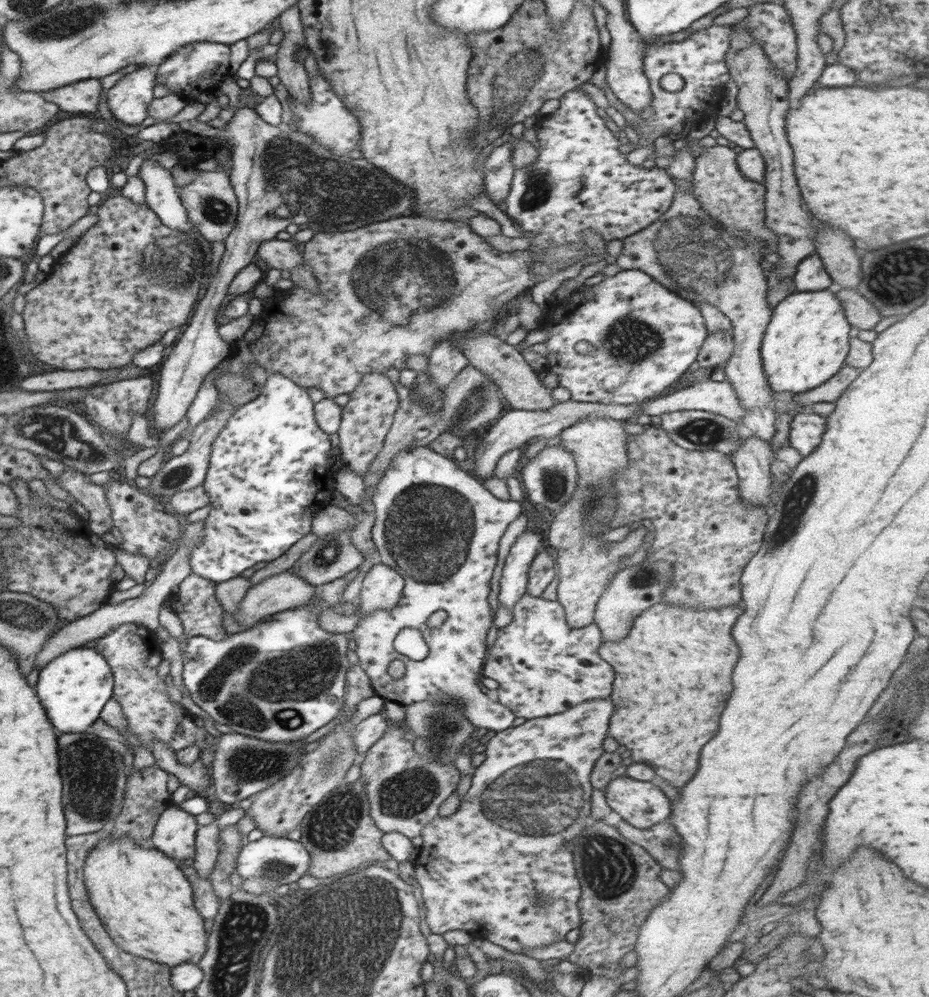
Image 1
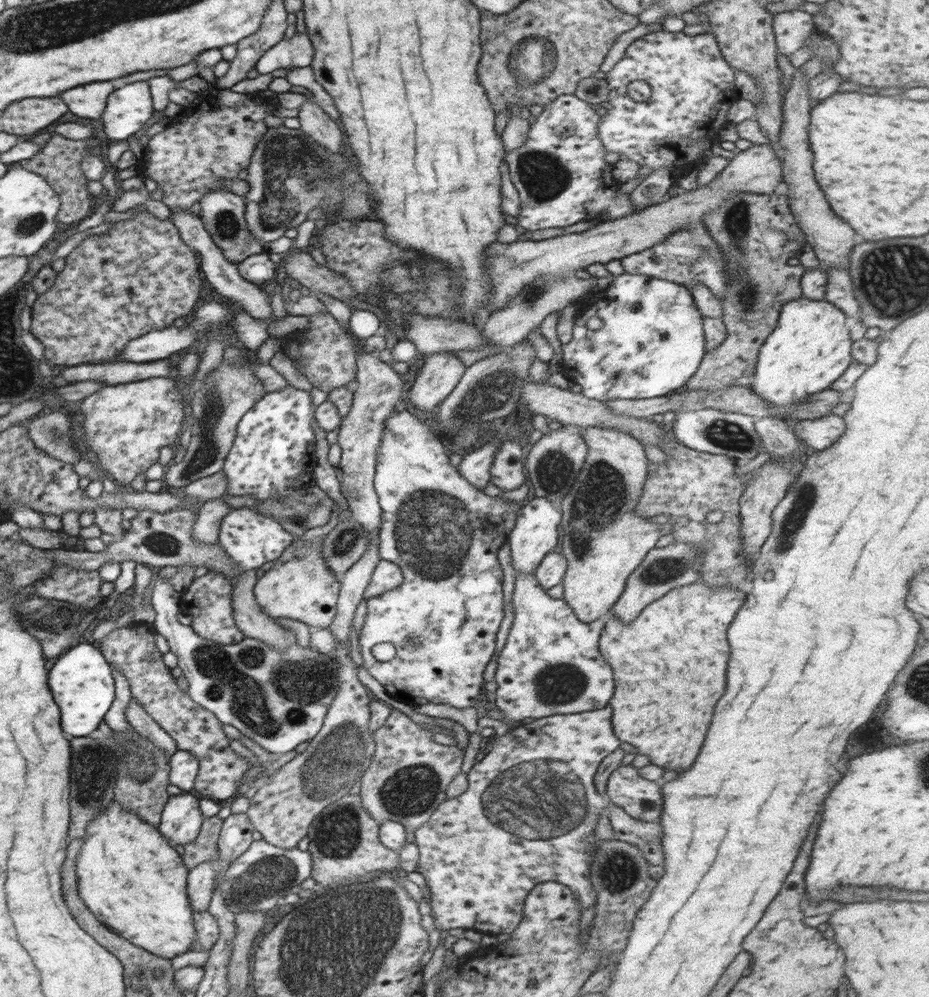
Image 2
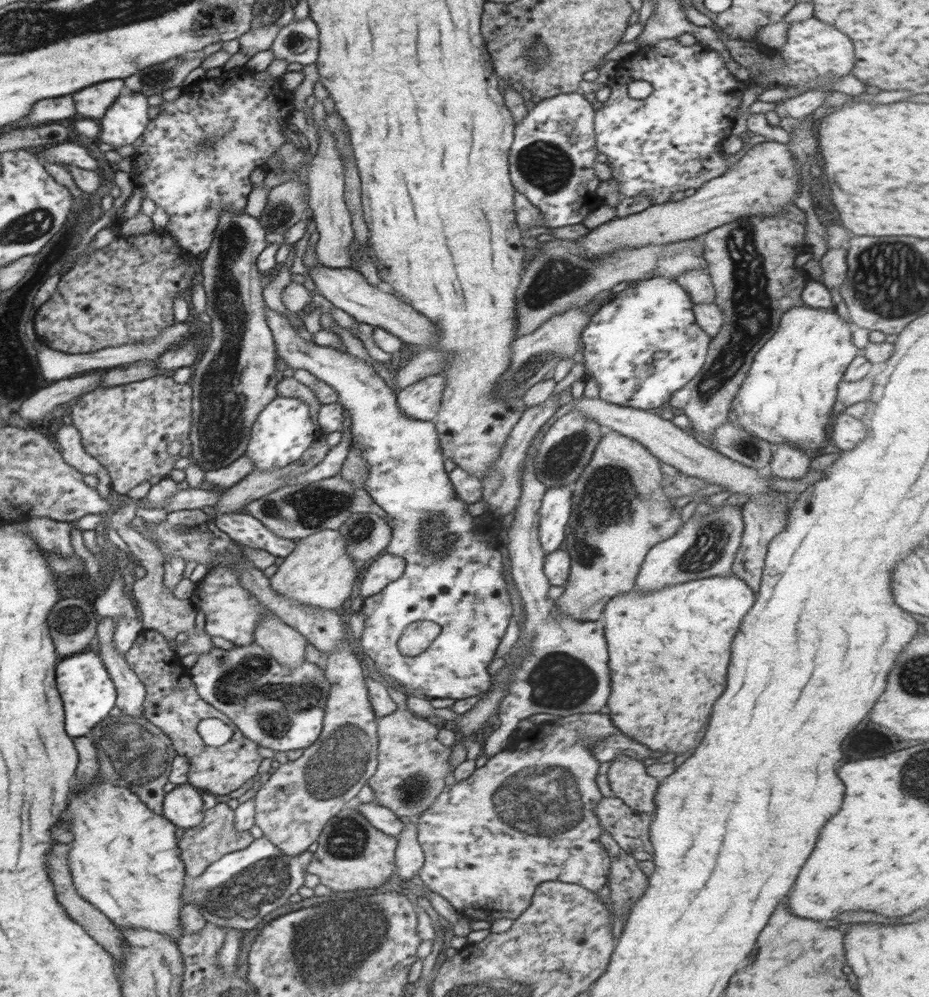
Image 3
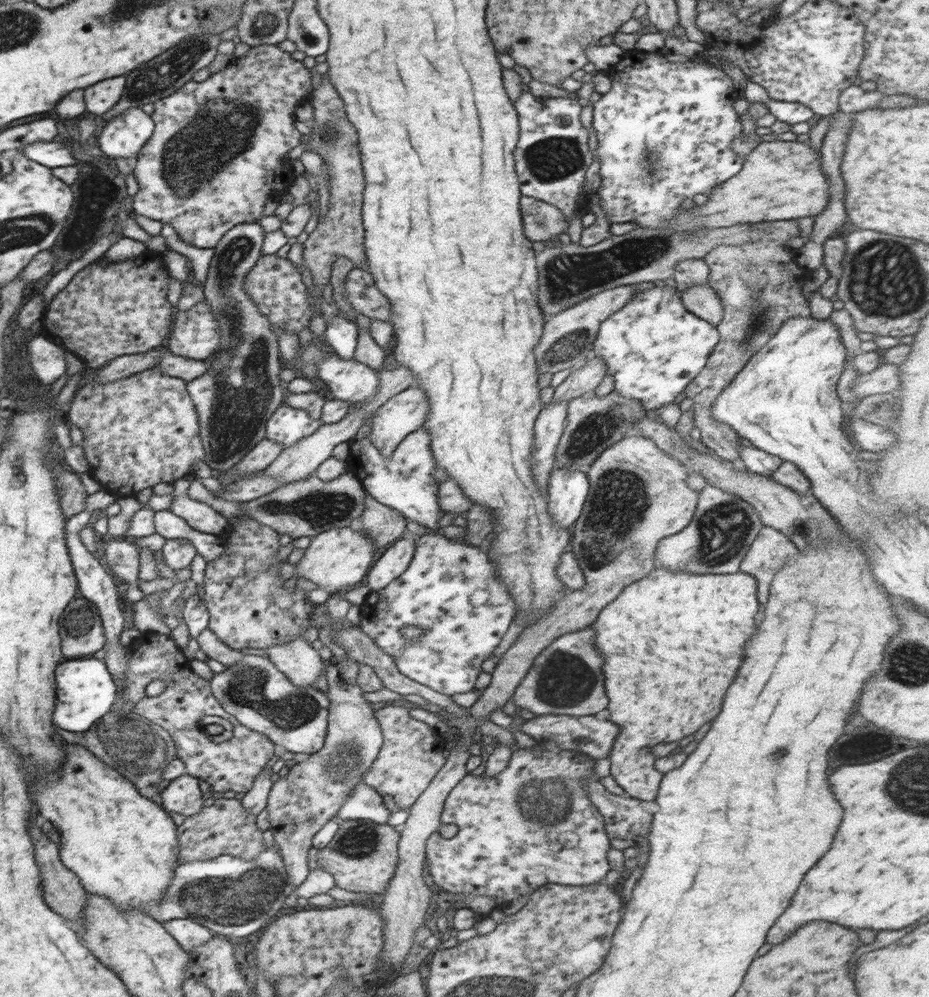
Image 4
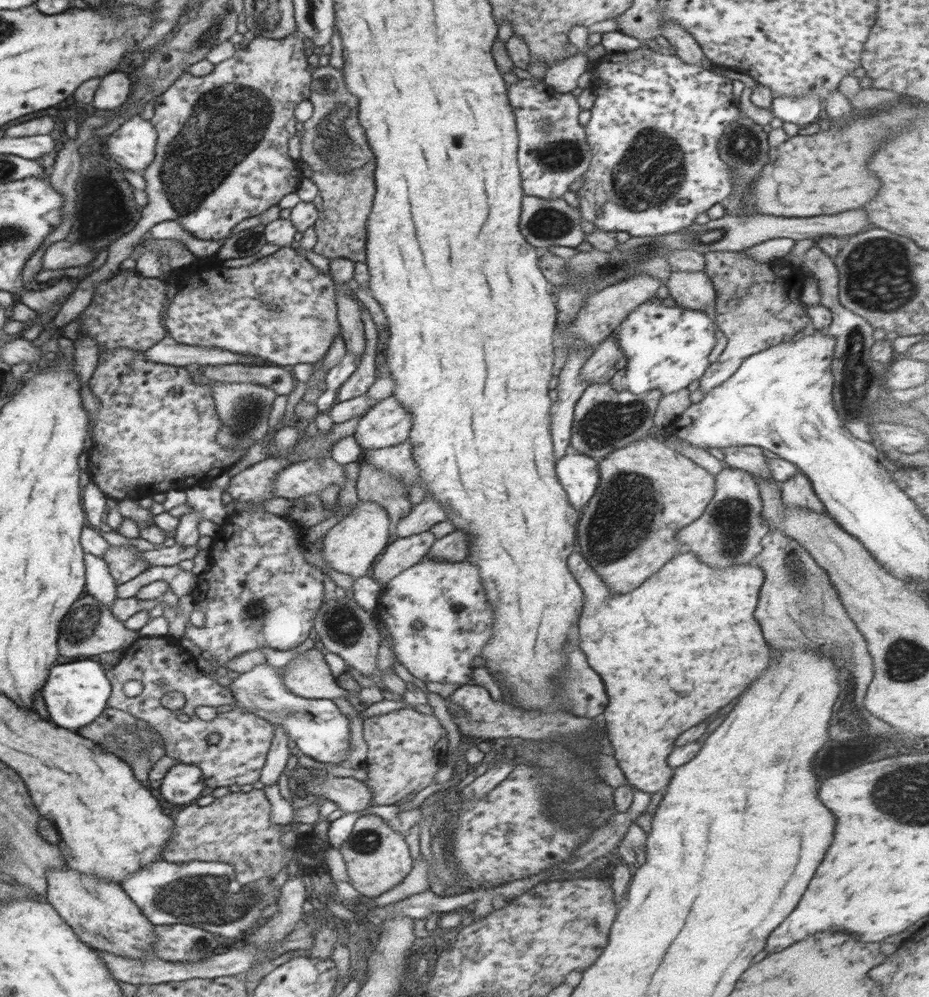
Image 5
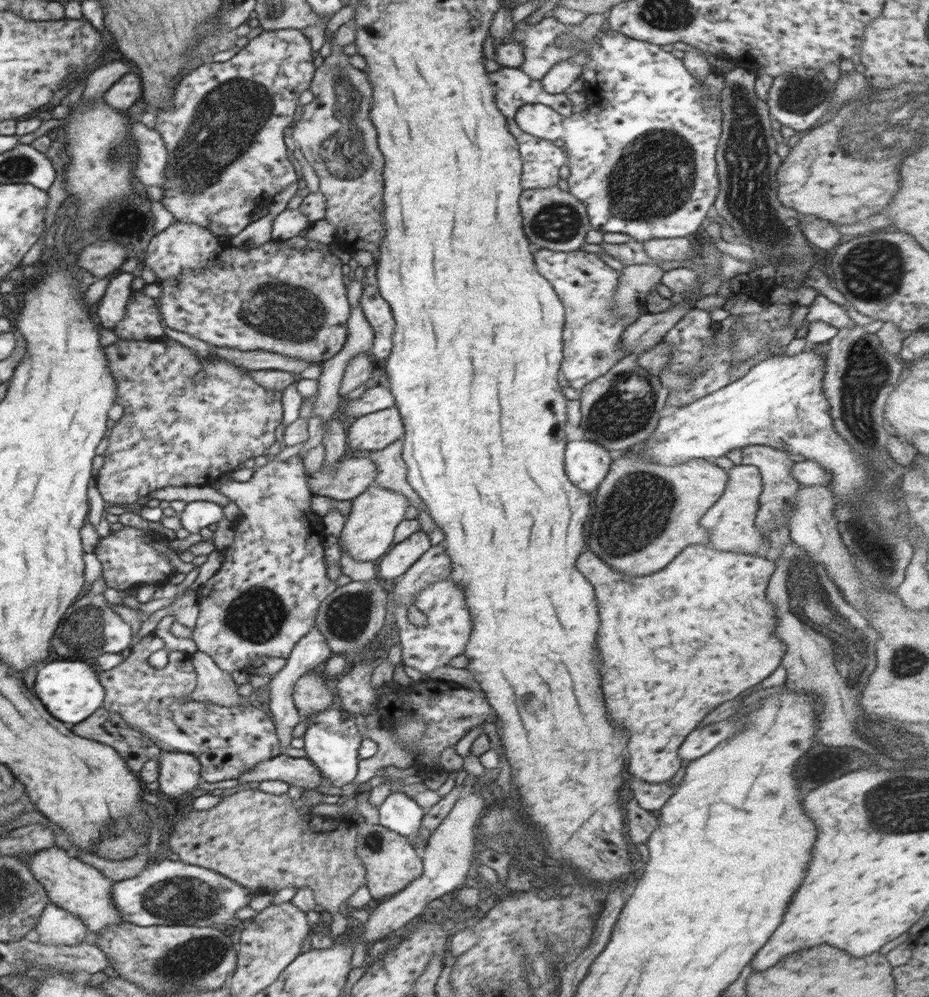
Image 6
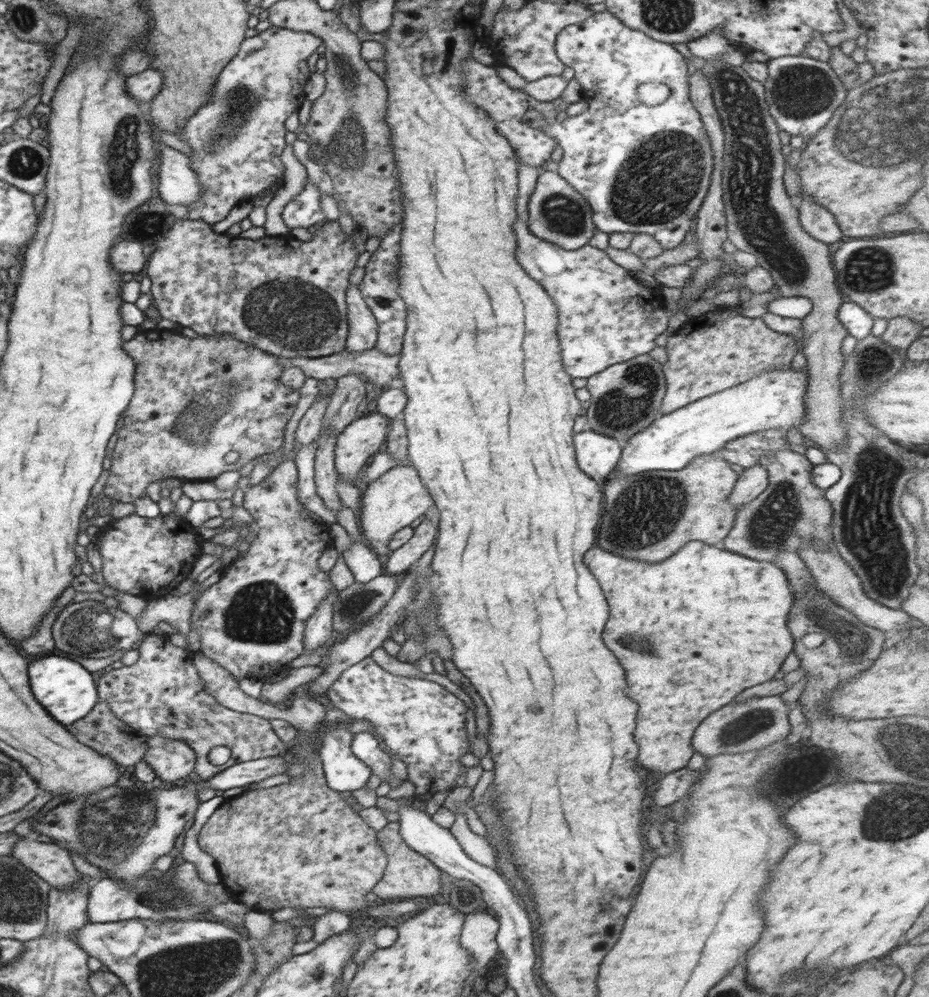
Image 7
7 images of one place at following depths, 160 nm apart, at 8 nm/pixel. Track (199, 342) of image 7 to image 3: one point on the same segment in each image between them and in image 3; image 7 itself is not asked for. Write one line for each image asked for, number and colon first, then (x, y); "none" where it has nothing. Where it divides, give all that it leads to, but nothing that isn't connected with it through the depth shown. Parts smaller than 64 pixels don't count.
3: (128, 428)
4: (143, 430)
5: (155, 431)
6: (174, 432)

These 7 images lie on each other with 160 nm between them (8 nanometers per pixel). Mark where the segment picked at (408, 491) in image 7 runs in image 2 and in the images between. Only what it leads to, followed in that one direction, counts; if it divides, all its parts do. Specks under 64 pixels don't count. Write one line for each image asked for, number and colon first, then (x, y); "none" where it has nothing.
2: (299, 586)
3: (318, 571)
4: (335, 560)
5: (350, 547)
6: (368, 532)

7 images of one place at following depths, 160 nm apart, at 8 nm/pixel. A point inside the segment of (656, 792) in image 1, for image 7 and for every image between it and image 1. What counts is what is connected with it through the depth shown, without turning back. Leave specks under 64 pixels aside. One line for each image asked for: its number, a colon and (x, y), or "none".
2: (640, 798)
3: (627, 777)
4: (674, 625)
5: (722, 651)
6: (701, 587)
7: (648, 602)

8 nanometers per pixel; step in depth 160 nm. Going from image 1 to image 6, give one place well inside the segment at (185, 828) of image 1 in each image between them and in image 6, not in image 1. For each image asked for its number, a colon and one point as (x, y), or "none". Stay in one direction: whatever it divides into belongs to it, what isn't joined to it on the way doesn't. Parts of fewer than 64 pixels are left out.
2: (181, 819)
3: (183, 806)
4: (183, 795)
5: (183, 784)
6: (180, 772)

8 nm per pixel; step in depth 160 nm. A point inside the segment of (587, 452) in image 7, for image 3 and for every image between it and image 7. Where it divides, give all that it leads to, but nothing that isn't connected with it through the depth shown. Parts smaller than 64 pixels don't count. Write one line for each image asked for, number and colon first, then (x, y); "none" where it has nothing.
3: (555, 510)
4: (567, 489)
5: (578, 474)
6: (586, 464)

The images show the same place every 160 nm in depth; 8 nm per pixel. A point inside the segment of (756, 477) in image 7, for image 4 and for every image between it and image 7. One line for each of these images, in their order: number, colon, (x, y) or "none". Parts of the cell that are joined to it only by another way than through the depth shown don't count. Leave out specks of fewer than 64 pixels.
4: (716, 540)
5: (729, 531)
6: (730, 522)

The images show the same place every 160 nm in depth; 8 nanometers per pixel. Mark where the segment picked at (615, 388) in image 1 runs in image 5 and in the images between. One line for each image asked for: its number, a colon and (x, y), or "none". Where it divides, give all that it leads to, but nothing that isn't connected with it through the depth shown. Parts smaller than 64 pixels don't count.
2: (643, 337)
3: (642, 346)
4: (653, 347)
5: (667, 348)

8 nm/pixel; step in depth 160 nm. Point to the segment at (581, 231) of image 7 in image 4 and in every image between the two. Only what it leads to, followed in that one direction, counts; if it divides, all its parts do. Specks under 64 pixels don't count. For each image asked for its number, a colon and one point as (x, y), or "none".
4: (541, 221)
5: (544, 222)
6: (553, 219)

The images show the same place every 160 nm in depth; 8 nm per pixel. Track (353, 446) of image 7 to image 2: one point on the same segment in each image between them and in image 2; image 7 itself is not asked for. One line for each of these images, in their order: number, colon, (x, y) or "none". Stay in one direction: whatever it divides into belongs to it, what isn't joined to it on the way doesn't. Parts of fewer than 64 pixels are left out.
2: (441, 372)
3: (421, 400)
4: (405, 413)
5: (386, 424)
6: (374, 431)

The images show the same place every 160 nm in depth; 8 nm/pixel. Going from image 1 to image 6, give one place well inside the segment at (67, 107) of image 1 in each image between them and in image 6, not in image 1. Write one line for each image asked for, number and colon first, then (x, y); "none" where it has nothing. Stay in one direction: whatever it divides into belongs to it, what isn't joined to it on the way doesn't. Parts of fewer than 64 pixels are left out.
2: (89, 101)
3: (92, 102)
4: (100, 98)
5: (114, 90)
6: (128, 90)

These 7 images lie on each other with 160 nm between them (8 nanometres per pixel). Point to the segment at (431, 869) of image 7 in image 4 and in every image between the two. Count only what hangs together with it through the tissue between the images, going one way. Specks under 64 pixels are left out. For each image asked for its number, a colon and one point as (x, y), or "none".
4: (362, 856)
5: (377, 858)
6: (391, 862)

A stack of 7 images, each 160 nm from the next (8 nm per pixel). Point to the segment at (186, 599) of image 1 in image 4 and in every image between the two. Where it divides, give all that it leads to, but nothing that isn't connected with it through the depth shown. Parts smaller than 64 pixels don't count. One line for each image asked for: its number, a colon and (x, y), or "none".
2: (208, 599)
3: (230, 611)
4: (249, 606)

